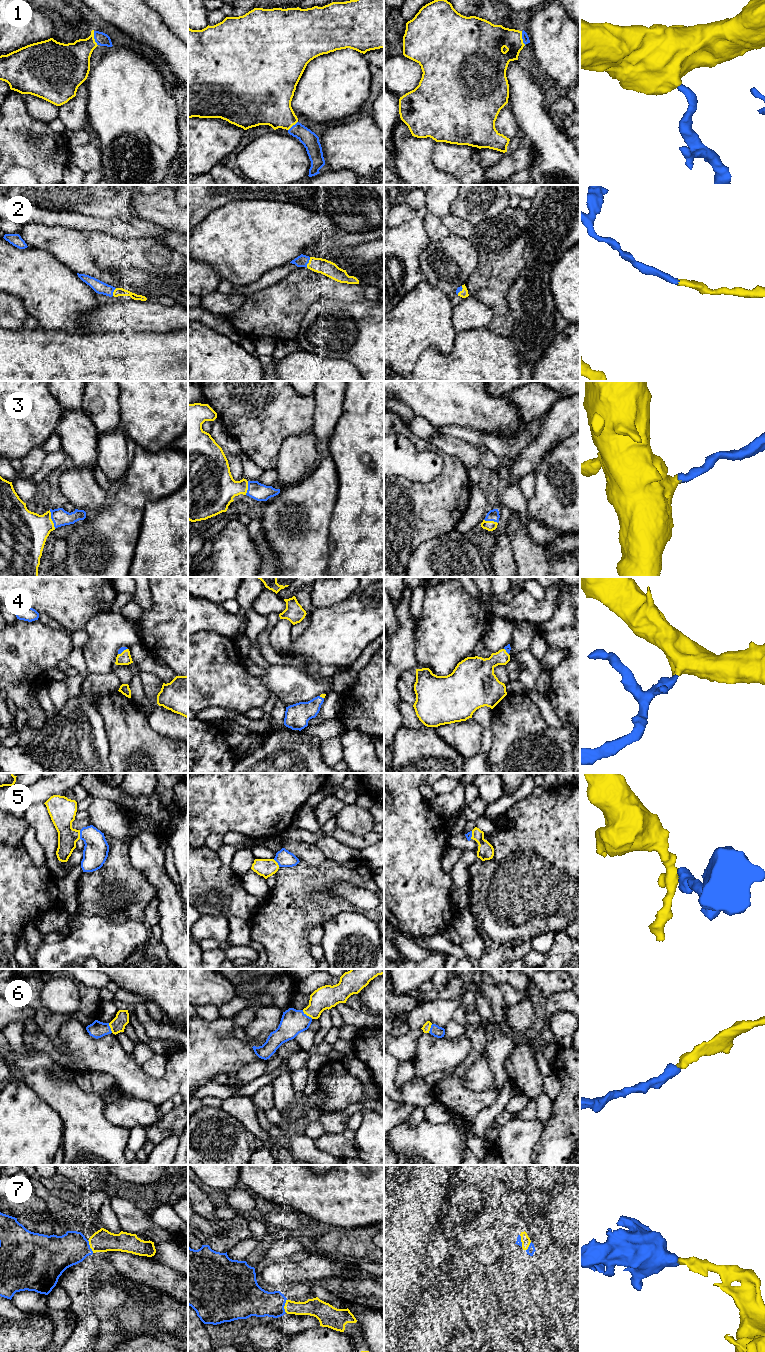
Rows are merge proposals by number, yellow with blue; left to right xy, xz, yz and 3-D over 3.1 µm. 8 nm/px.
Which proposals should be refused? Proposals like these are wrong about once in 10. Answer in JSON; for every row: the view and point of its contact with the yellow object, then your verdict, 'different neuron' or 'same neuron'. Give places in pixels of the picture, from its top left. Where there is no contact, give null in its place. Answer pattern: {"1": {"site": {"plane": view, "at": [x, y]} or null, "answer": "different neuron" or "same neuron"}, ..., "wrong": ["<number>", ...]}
{"1": {"site": {"plane": "xy", "at": [93, 38]}, "answer": "same neuron"}, "2": {"site": {"plane": "xz", "at": [309, 262]}, "answer": "same neuron"}, "3": {"site": {"plane": "xy", "at": [51, 519]}, "answer": "same neuron"}, "4": {"site": {"plane": "xy", "at": [123, 651]}, "answer": "same neuron"}, "5": {"site": {"plane": "xy", "at": [79, 834]}, "answer": "same neuron"}, "6": {"site": {"plane": "xz", "at": [307, 1015]}, "answer": "same neuron"}, "7": {"site": {"plane": "xz", "at": [284, 1306]}, "answer": "same neuron"}, "wrong": []}

